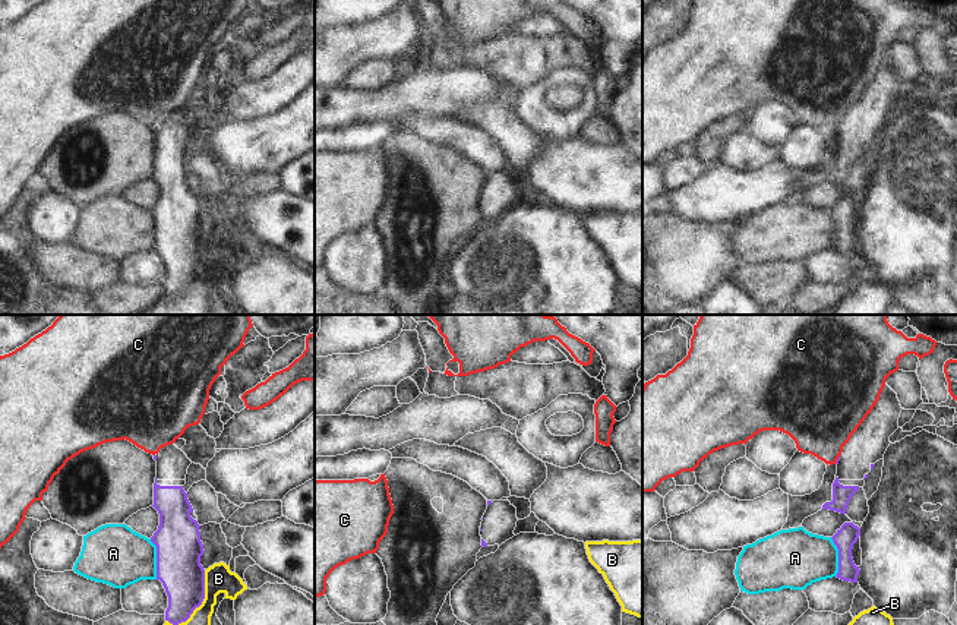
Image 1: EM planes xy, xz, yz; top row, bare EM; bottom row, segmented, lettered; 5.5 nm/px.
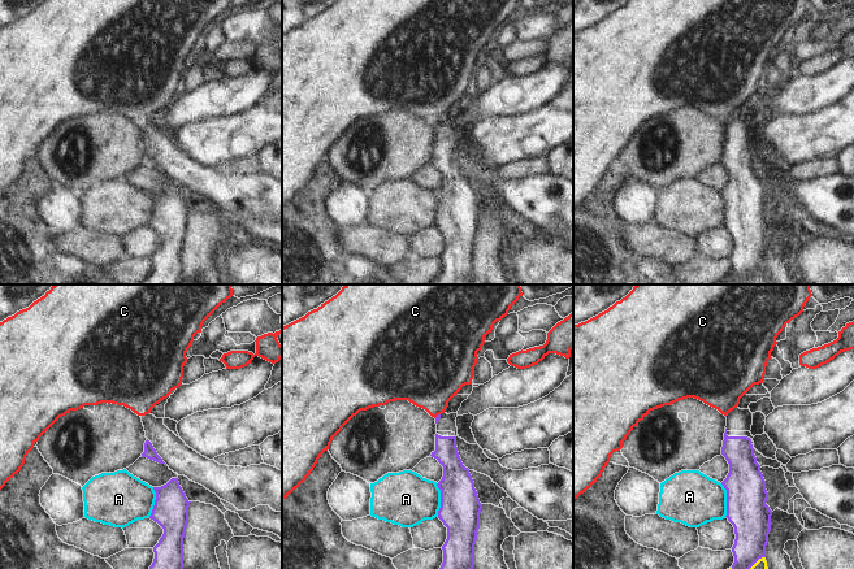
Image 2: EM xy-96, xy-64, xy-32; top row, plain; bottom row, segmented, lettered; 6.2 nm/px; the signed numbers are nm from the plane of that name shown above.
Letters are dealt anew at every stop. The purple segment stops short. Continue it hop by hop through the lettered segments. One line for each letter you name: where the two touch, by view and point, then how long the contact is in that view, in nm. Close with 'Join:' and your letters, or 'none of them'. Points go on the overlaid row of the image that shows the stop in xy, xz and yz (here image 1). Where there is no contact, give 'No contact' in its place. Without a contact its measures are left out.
Join: none of them

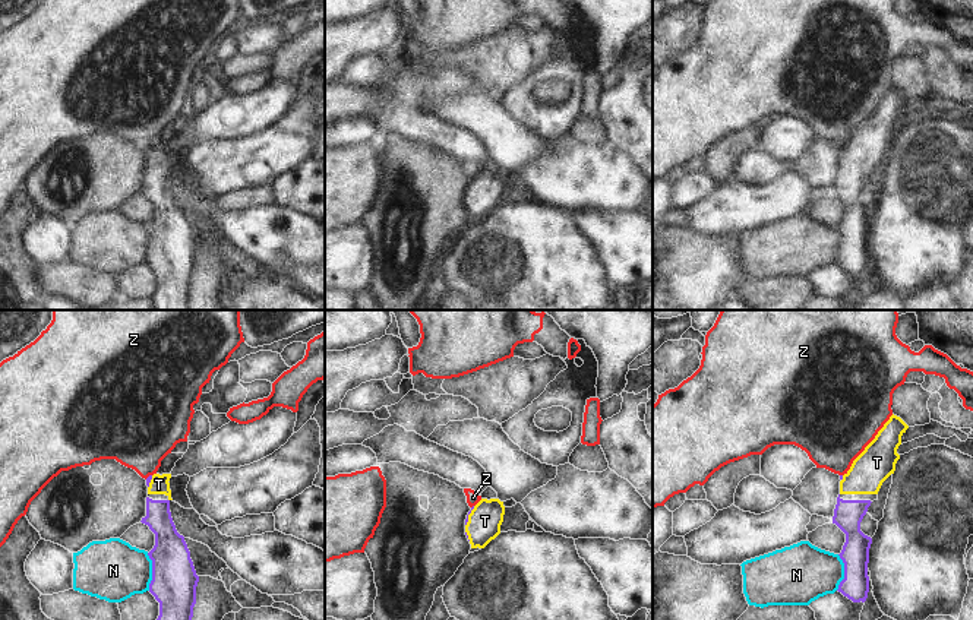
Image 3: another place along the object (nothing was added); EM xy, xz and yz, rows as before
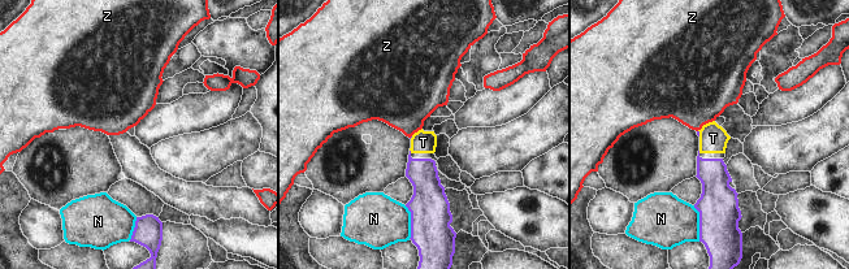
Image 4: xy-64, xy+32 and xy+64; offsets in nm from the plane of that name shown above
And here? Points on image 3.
T: Touches purple at xz (467, 516). Shared border 120 nm
Join: T

